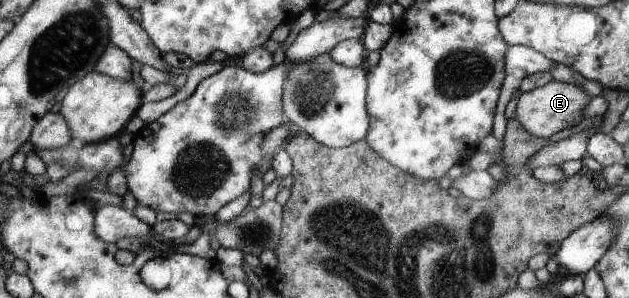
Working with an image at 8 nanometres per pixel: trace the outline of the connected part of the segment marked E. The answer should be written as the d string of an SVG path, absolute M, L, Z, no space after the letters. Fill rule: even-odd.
M553 80L544 86L522 93L518 103L511 108L510 113L533 136L547 139L553 134L565 130L565 128L578 125L584 118L584 111L590 100L589 94L581 85Z

